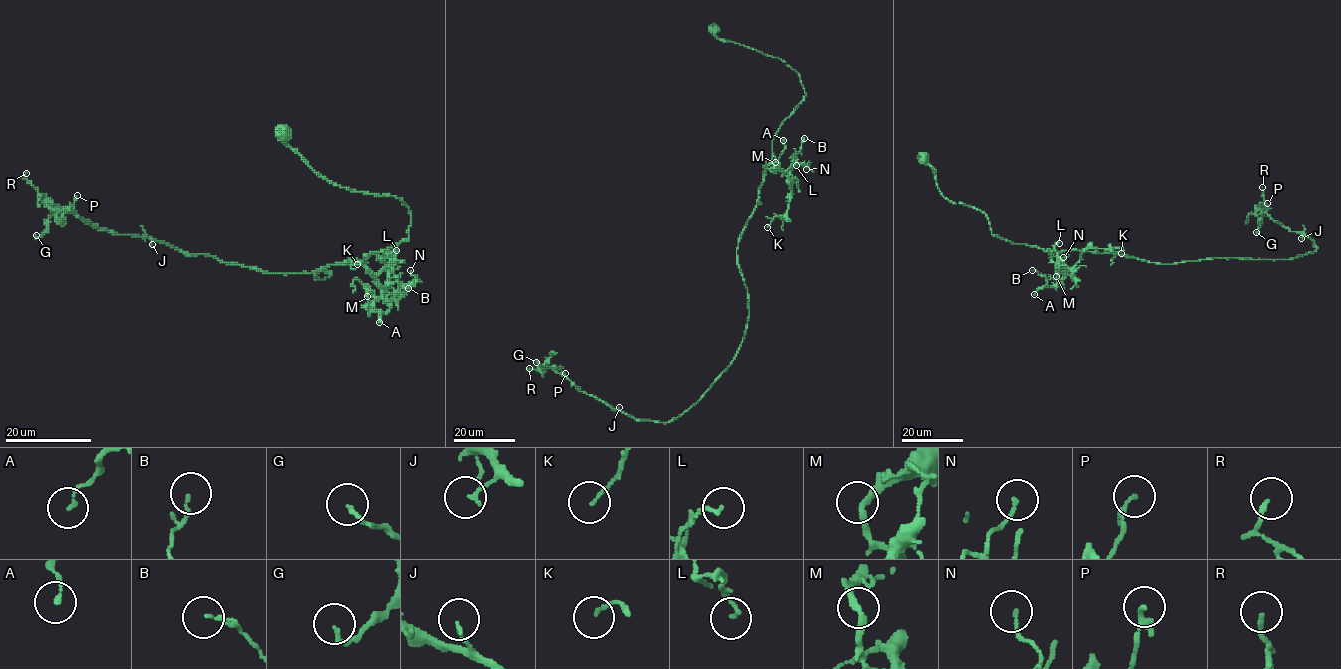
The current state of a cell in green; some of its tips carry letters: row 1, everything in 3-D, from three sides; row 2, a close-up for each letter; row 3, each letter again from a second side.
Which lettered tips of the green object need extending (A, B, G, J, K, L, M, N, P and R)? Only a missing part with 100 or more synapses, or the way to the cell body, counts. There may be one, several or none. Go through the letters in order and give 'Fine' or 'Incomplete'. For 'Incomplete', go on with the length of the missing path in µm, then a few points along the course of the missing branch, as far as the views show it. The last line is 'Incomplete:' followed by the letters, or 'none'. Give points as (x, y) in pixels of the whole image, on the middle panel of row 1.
A: Fine
B: Fine
G: Fine
J: Fine
K: Fine
L: Fine
M: Fine
N: Fine
P: Fine
R: Fine
Incomplete: none

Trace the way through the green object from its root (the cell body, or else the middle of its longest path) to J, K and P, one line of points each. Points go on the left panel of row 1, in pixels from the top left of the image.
J: (282, 132), (330, 181), (401, 199), (408, 238), (323, 267), (323, 279), (331, 273), (268, 274), (152, 244)
K: (282, 132), (330, 181), (406, 204), (408, 238), (363, 256), (386, 284), (388, 258), (371, 253), (357, 264)
P: (282, 132), (330, 181), (401, 199), (408, 238), (323, 279), (268, 274), (98, 230), (70, 210), (77, 195)

